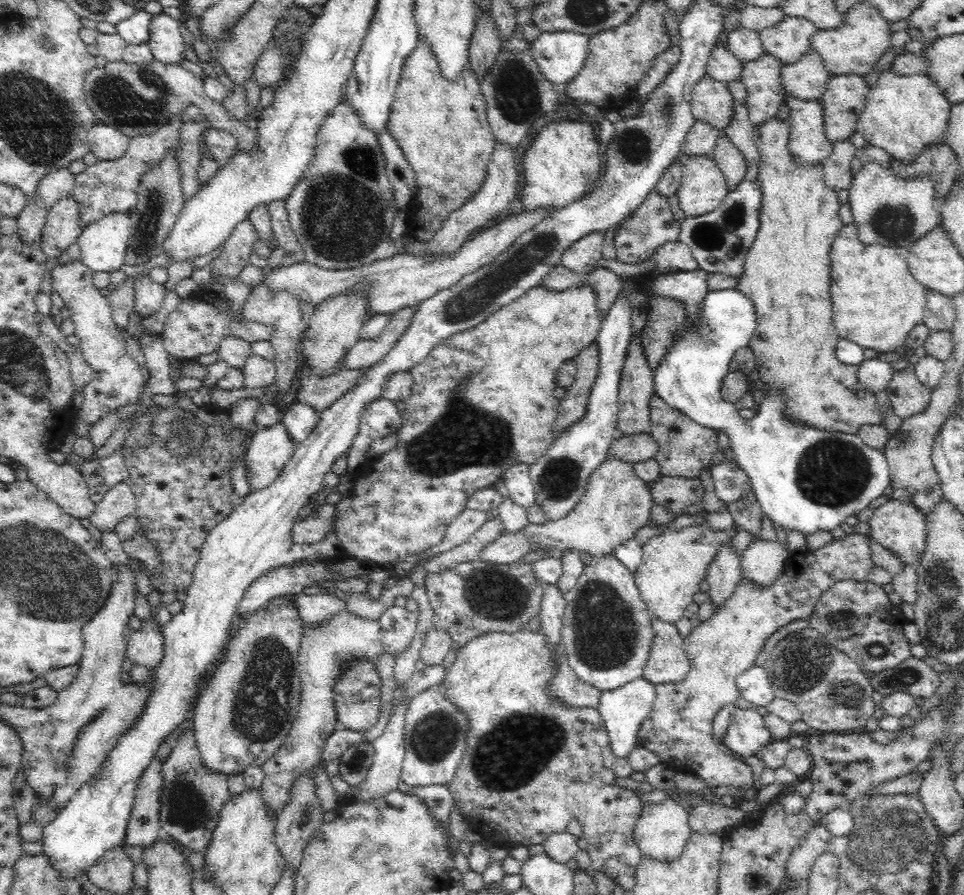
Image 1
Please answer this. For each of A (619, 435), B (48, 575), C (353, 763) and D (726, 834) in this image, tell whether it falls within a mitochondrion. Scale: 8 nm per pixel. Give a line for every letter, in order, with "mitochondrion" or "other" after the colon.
A: other
B: mitochondrion
C: mitochondrion
D: other

